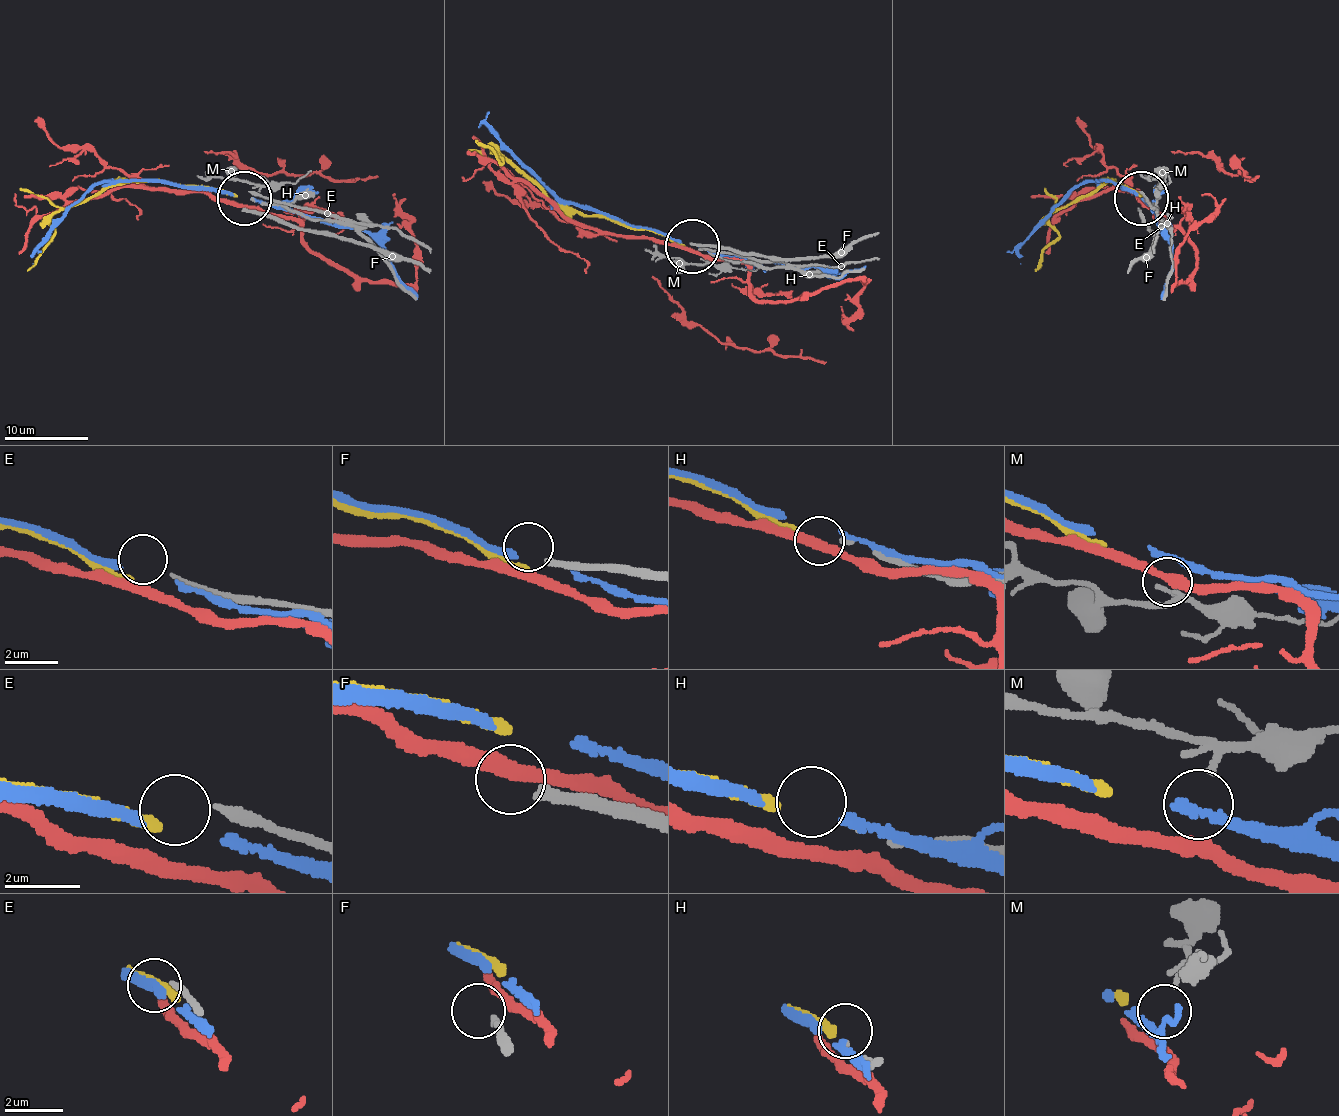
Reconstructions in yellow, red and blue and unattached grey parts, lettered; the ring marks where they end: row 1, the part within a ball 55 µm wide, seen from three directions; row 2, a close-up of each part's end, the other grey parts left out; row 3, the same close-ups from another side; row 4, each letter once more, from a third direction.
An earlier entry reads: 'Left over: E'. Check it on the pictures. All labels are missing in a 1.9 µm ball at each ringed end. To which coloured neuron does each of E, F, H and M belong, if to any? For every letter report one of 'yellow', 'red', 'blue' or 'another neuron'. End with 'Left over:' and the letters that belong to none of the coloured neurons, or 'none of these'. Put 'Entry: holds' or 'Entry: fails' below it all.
E: another neuron
F: another neuron
H: yellow
M: red
Left over: E, F
Entry: fails

